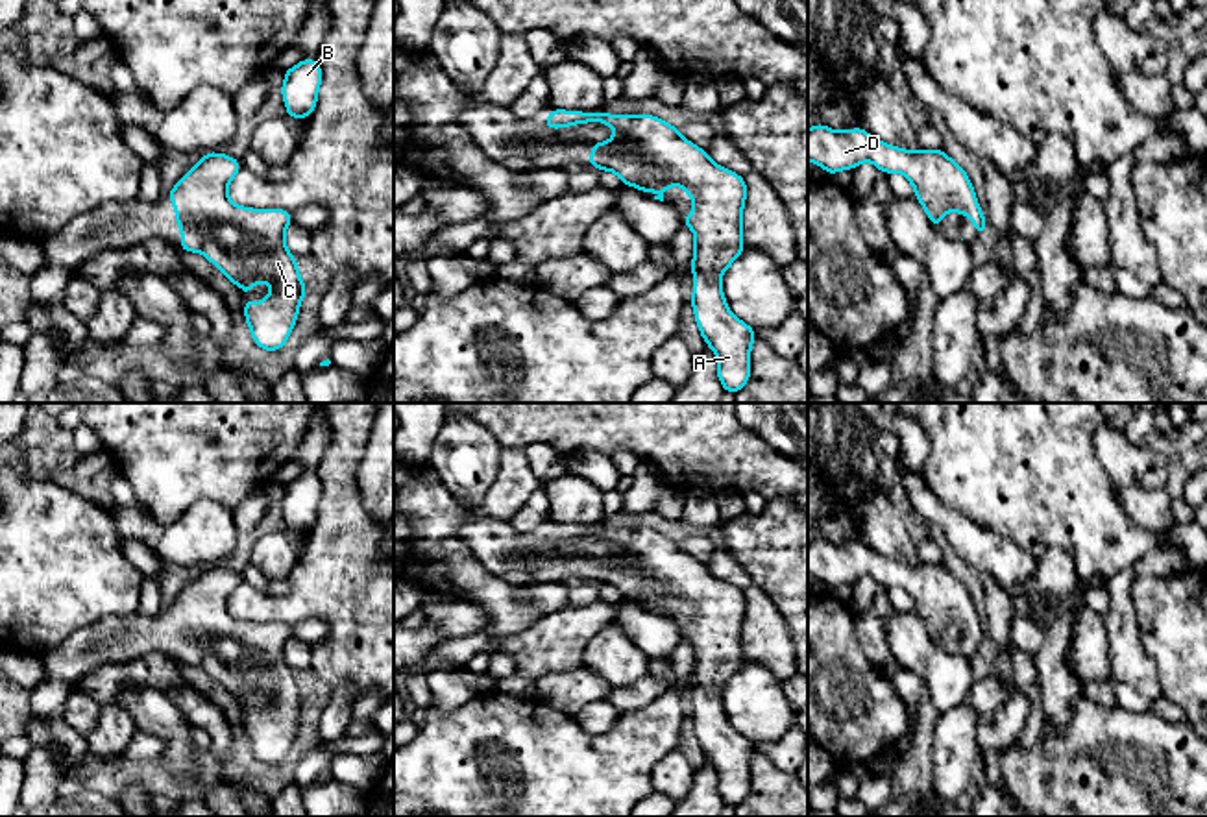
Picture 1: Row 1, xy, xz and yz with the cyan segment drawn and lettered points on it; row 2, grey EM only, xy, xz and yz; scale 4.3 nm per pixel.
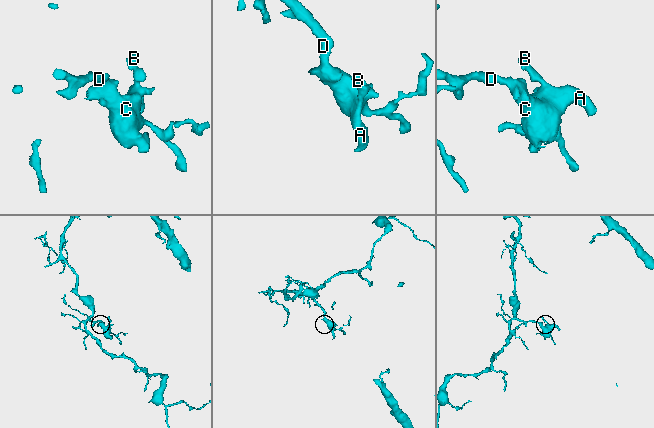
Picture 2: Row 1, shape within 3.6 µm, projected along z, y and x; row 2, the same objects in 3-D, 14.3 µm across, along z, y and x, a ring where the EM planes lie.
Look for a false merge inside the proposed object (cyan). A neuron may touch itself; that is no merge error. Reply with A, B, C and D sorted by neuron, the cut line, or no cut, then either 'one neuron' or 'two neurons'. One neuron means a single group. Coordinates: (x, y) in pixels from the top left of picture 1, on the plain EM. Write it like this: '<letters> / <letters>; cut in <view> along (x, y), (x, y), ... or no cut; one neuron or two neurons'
A B C D; no cut; one neuron

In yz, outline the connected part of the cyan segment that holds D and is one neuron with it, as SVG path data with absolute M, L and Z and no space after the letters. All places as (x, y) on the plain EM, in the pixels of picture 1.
M817 538L808 543L808 575L830 590L843 582L854 584L865 575L884 588L900 586L913 599L915 612L935 643L948 625L956 625L970 630L978 651L989 645L969 590L943 564L909 566L889 560L861 542L834 545Z

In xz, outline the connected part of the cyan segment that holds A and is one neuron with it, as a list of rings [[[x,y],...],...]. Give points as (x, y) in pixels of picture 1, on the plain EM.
[[[553,523],[543,542],[567,542],[573,538],[603,536],[616,543],[616,551],[606,556],[593,556],[590,580],[617,588],[623,599],[641,603],[643,608],[658,603],[654,614],[664,616],[664,606],[671,599],[680,599],[693,614],[693,628],[682,630],[695,649],[691,686],[695,736],[699,745],[717,769],[717,791],[725,806],[739,806],[750,791],[750,760],[756,745],[738,734],[725,713],[721,691],[725,684],[743,667],[743,619],[747,612],[745,591],[715,579],[708,566],[701,564],[678,547],[678,542],[652,529],[606,529]]]

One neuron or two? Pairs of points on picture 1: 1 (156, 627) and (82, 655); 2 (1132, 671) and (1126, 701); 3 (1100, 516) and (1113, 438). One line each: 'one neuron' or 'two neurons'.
1: one neuron
2: two neurons
3: two neurons

